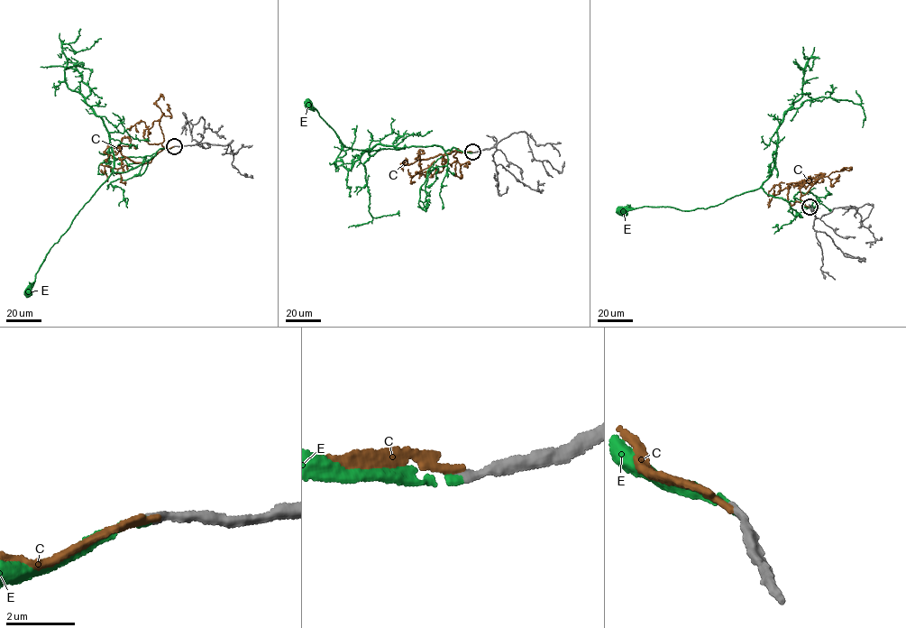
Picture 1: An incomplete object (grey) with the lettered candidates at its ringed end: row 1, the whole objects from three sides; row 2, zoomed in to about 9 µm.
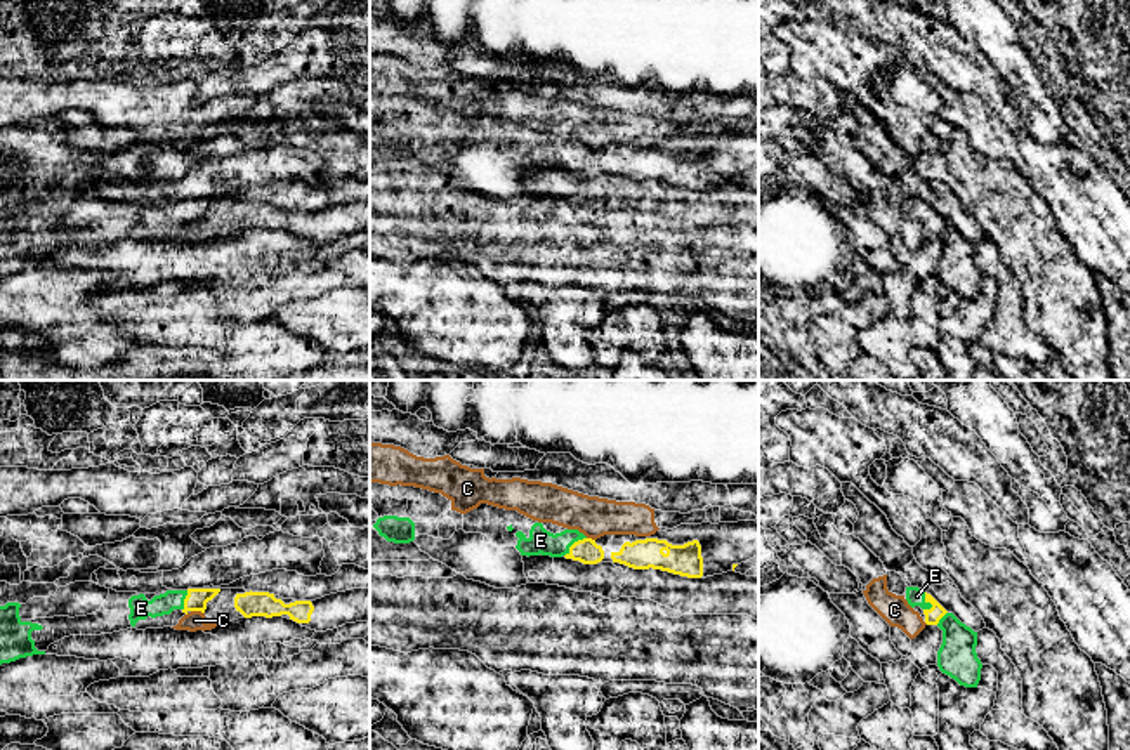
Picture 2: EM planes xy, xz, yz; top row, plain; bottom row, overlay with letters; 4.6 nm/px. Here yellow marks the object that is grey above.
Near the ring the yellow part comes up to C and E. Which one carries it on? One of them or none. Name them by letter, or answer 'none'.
E

